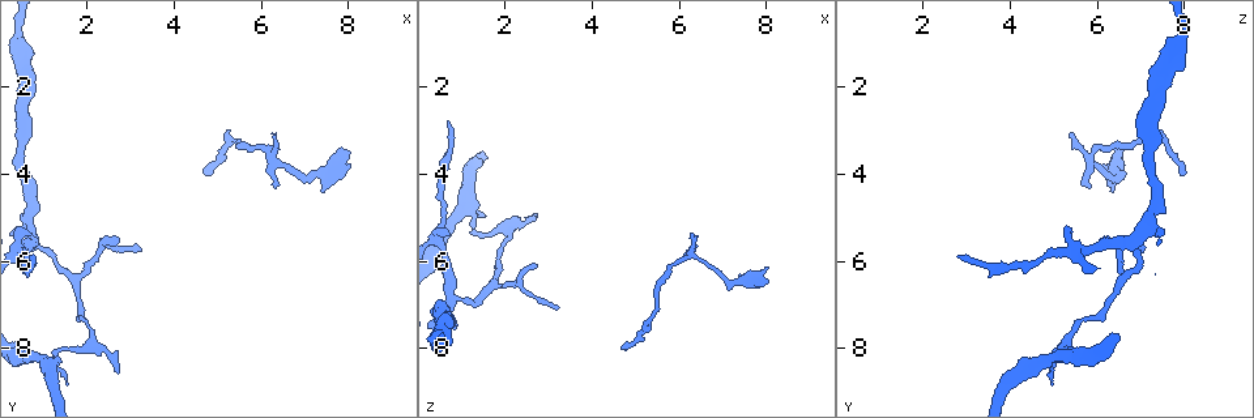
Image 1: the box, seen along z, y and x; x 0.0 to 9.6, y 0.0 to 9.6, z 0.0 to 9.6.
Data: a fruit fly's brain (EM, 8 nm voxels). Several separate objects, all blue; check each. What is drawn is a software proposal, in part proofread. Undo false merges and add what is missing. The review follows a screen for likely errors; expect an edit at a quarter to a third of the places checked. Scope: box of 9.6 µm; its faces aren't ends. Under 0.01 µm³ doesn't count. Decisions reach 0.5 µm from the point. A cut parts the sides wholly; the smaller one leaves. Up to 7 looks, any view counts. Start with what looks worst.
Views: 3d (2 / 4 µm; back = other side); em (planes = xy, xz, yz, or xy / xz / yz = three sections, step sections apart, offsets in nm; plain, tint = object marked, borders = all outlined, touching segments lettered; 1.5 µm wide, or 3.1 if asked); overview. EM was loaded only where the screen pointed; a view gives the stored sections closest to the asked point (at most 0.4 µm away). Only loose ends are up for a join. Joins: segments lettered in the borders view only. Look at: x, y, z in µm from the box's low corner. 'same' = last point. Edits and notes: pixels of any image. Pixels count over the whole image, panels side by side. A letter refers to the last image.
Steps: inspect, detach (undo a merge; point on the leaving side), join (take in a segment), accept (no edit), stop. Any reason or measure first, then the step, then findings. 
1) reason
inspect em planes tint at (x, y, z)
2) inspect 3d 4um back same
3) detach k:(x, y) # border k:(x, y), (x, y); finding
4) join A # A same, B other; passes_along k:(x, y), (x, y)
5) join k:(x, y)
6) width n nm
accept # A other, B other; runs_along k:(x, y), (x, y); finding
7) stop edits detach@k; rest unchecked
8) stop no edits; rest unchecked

inspect em planes borders at (1.15, 8.35, 4.85)

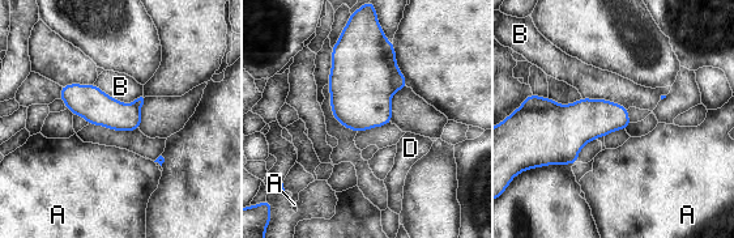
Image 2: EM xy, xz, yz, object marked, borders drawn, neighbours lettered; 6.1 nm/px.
longest_contact B 320 nm
detach 2:(359, 83) # A other, B other, D other; border 2:(383, 41), (382, 55), (393, 92); a second neuron is stuck on

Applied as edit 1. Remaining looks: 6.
inspect overview

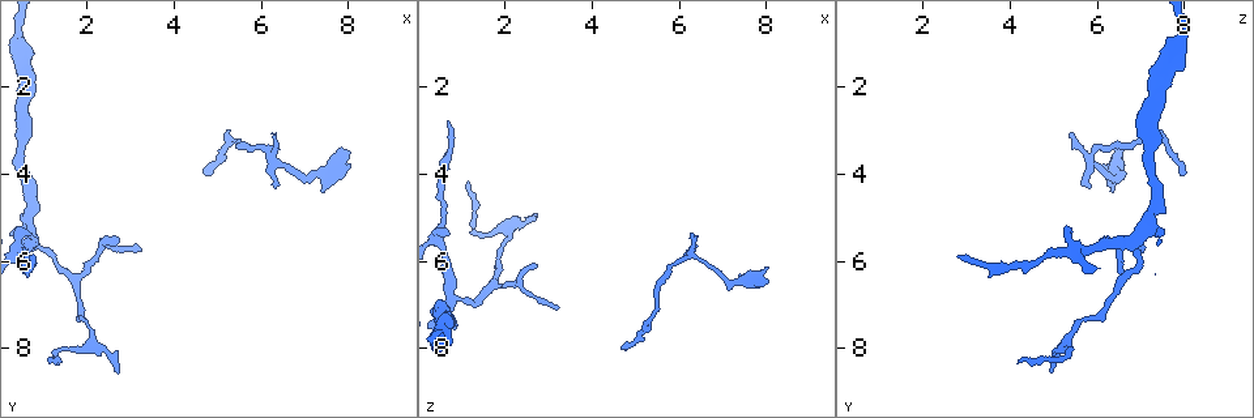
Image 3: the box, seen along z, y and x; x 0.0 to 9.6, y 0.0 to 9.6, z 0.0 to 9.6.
thin end
inspect 3d 4um at (4.60, 3.80, 8.00)

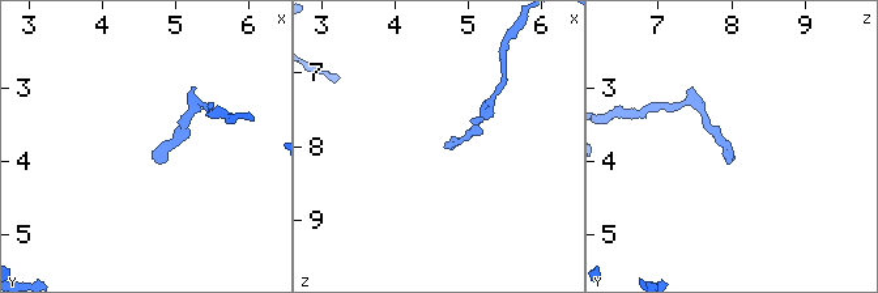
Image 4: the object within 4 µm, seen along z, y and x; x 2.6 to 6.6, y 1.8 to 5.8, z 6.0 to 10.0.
inspect em xz step 8 tint at (4.70, 3.90, 8.00)

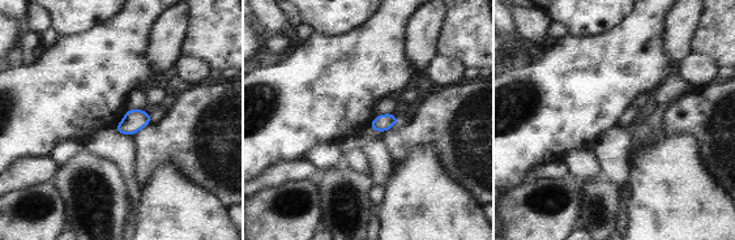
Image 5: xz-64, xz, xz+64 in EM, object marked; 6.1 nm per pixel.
inspect em xz step 8 borders same

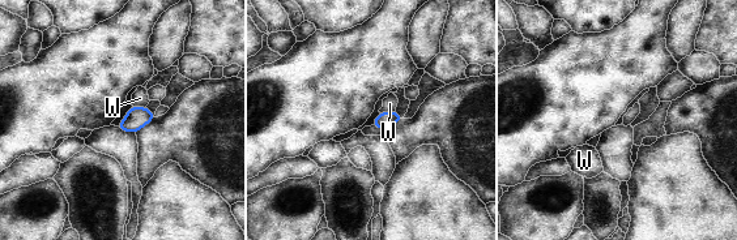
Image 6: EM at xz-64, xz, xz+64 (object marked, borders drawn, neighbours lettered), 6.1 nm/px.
longest_contact W 110 nm
accept # W other; border 6:(395, 110), (379, 112); none of them fits

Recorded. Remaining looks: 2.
thin end
inspect 3d 4um at (6.35, 3.10, 5.35)

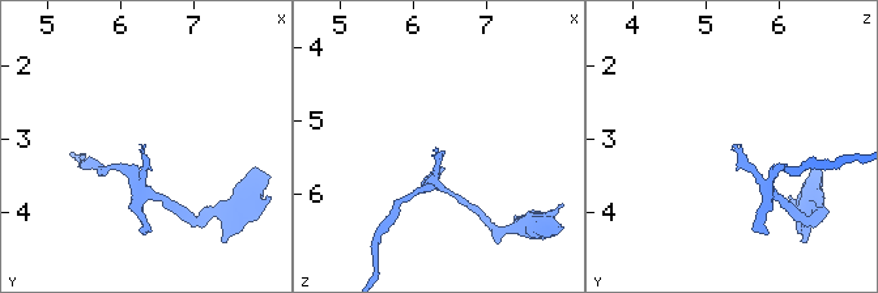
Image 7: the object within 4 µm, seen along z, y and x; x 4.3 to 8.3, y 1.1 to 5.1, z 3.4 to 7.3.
inspect em planes borders at (6.30, 3.05, 5.35)

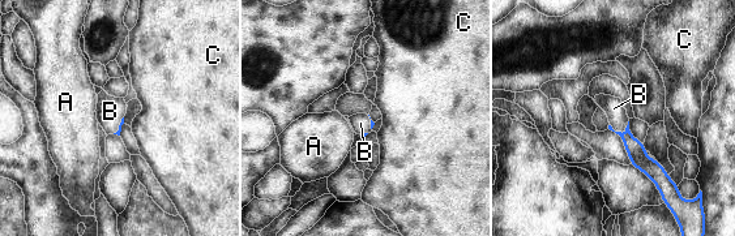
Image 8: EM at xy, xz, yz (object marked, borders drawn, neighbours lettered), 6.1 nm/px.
join B # A other, B same, C other; passes_along 8:(635, 149), (620, 132), (614, 108); it goes on there

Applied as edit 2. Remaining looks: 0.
stop edits detach@2, join@8; rest unchecked

